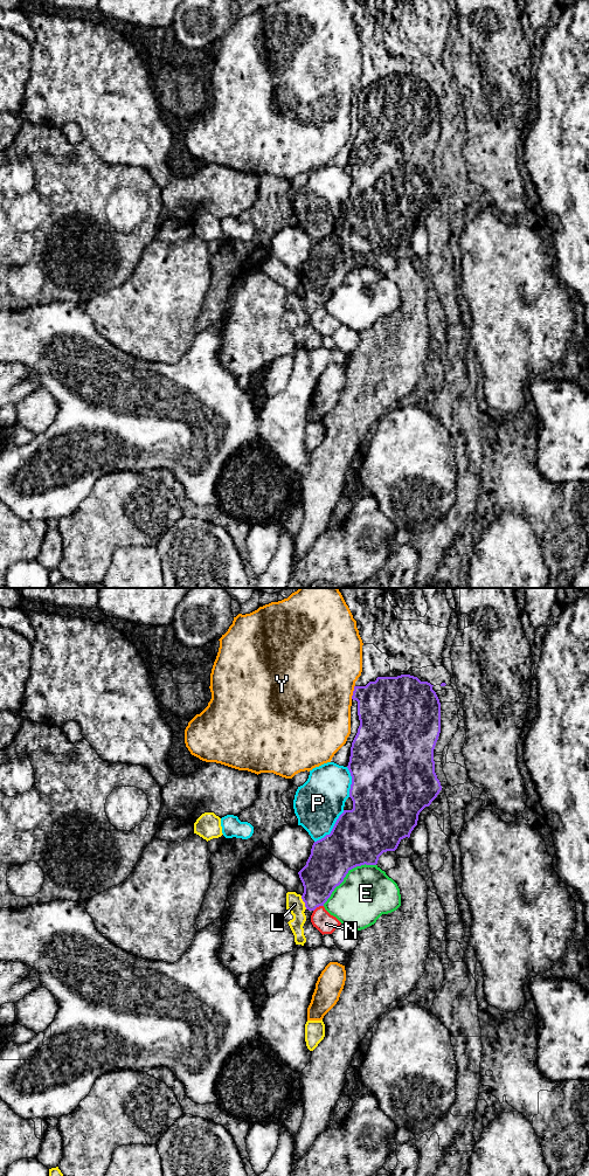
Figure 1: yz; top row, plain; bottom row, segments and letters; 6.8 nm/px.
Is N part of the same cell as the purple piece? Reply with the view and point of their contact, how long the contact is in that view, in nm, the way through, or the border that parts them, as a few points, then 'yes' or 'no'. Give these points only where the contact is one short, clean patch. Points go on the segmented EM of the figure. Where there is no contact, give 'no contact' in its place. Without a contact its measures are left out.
yz (318, 906) | 80 nm | along yz (323, 905), (319, 905), (313, 911) | no

